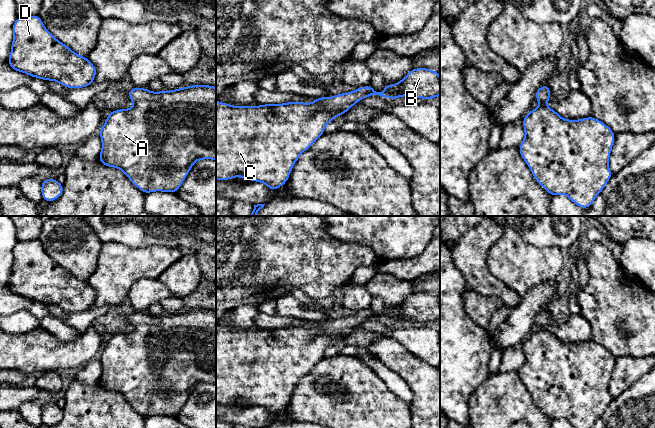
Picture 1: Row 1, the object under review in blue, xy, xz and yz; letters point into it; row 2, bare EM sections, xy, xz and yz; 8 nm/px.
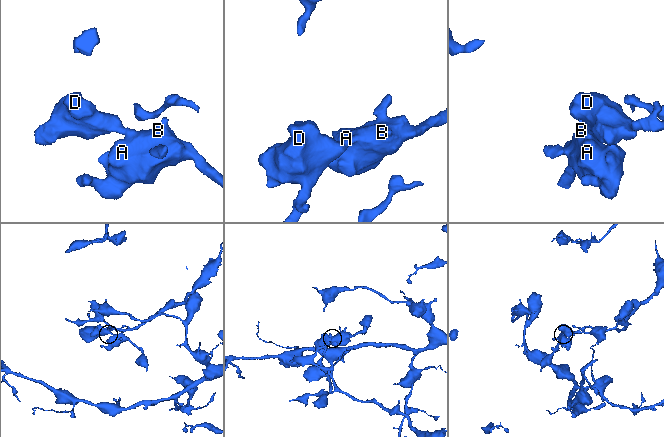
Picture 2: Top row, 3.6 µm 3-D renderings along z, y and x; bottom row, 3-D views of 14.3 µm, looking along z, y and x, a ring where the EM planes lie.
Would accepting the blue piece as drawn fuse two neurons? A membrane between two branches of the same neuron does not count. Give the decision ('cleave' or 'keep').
keep

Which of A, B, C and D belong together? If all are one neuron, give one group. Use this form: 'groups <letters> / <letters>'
groups A B C D

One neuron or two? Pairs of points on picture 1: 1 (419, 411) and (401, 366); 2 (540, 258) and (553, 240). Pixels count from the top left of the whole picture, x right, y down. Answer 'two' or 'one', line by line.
1: one
2: two

